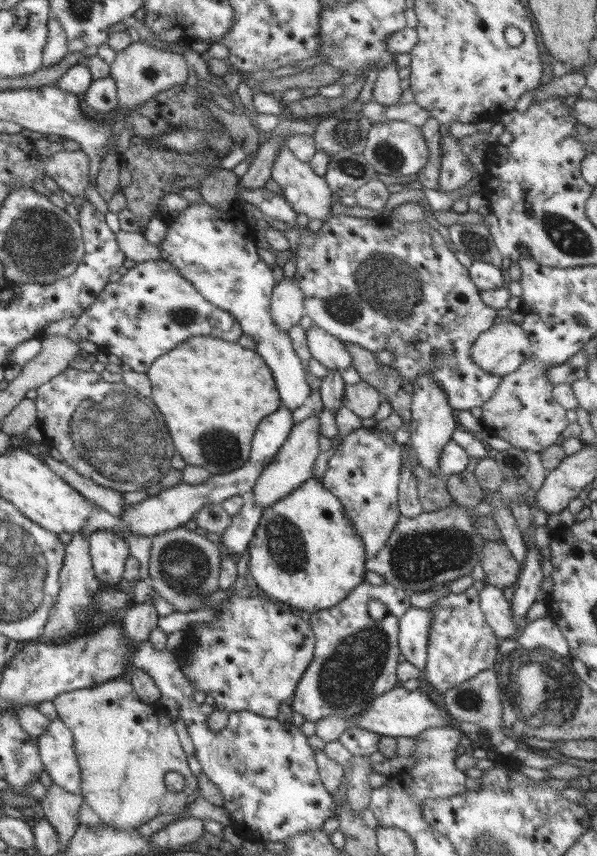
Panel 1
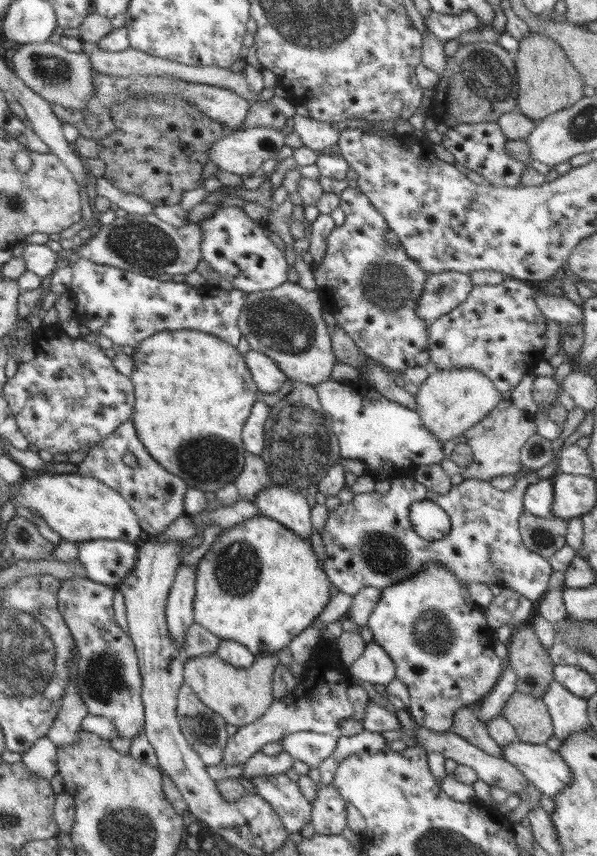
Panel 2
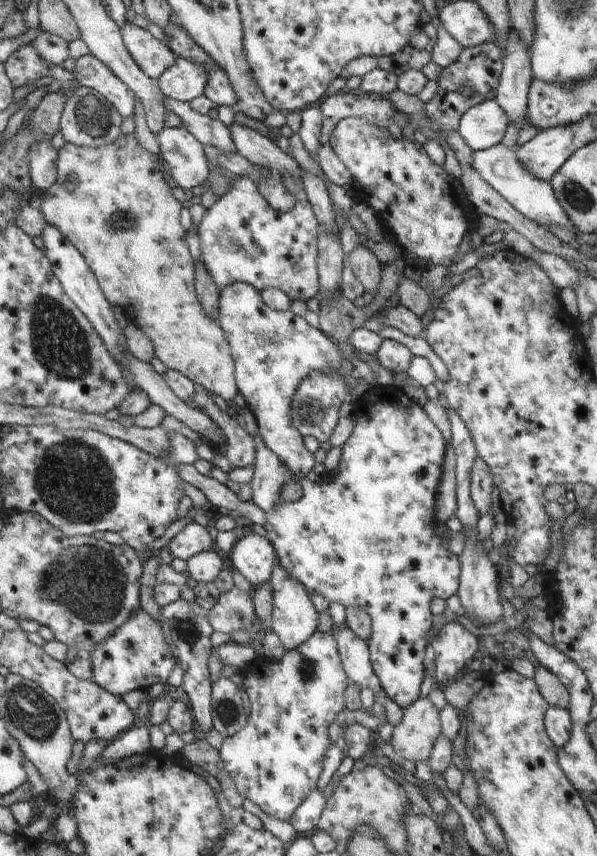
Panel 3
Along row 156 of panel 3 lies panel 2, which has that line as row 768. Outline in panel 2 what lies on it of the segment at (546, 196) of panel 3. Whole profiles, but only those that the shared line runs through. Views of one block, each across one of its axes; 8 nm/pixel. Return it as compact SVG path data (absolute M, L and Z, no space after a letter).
M418 726L415 736L418 736L419 742L422 743L427 754L429 752L439 752L444 756L445 759L452 759L457 762L457 764L464 764L466 766L472 767L480 780L486 782L490 786L498 786L498 788L503 788L509 794L520 794L522 789L529 783L529 780L518 770L511 762L506 759L498 758L497 756L492 756L483 750L480 750L477 746L470 744L464 738L457 736L451 732L448 733L436 733L430 731L426 727Z

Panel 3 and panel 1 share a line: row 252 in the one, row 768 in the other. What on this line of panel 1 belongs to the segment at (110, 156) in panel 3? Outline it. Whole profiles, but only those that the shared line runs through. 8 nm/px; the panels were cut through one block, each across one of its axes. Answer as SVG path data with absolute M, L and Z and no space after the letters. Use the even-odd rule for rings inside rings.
M119 678L110 680L94 687L64 692L53 703L58 712L57 718L70 730L74 739L82 777L80 825L107 824L117 829L138 828L158 814L180 813L190 803L188 796L197 792L197 776L188 767L188 755L180 745L174 724L167 718L161 721L153 705L144 704L130 683ZM166 772L180 772L184 776L186 787L183 791L168 791L164 783Z

